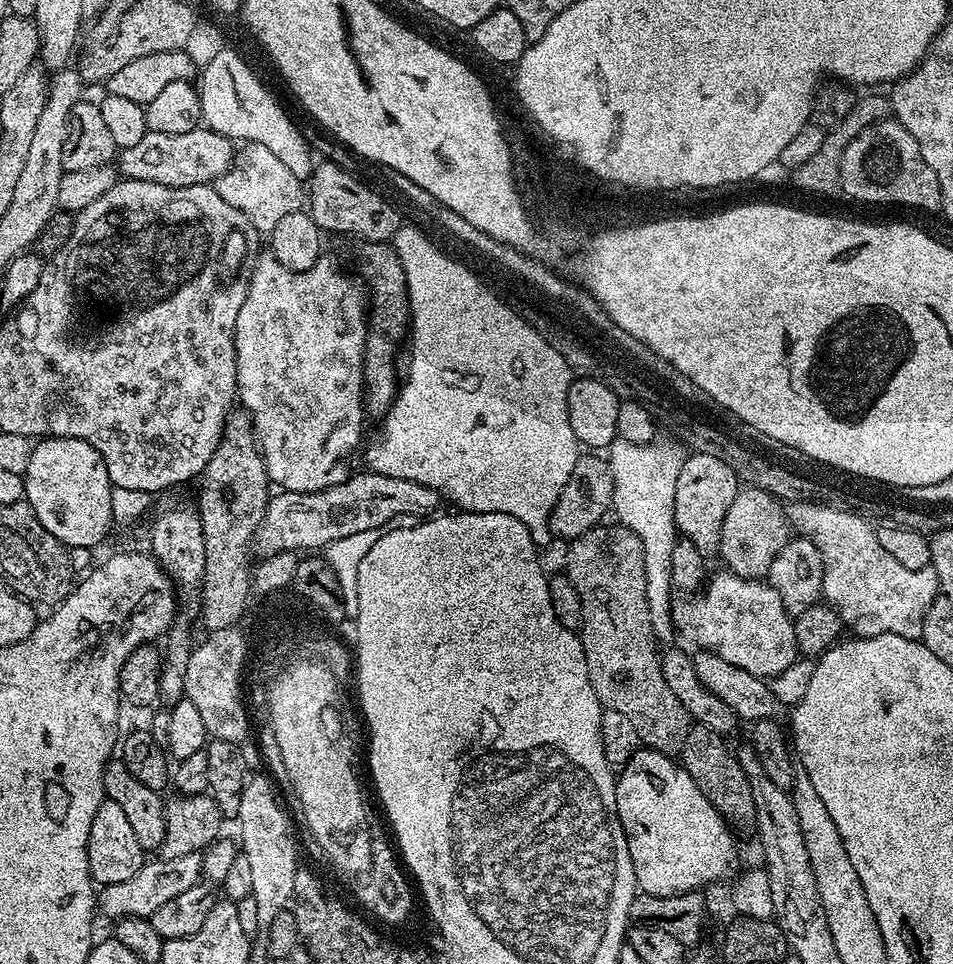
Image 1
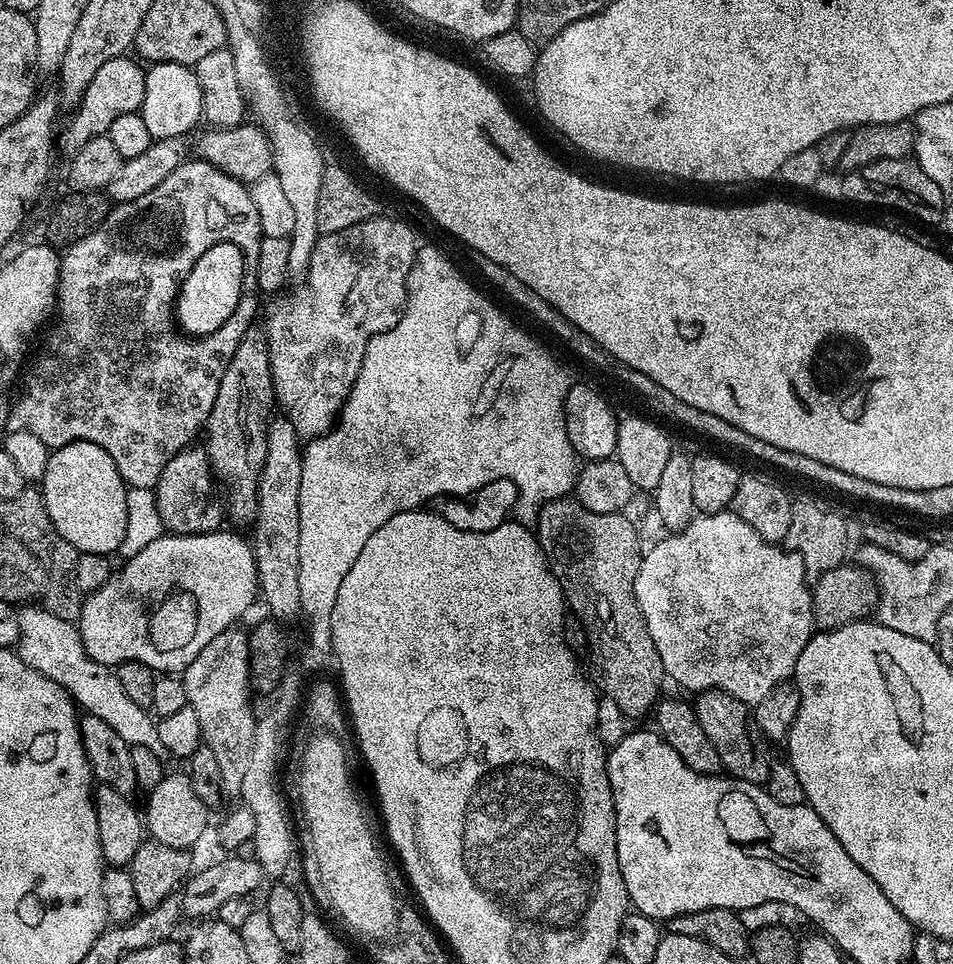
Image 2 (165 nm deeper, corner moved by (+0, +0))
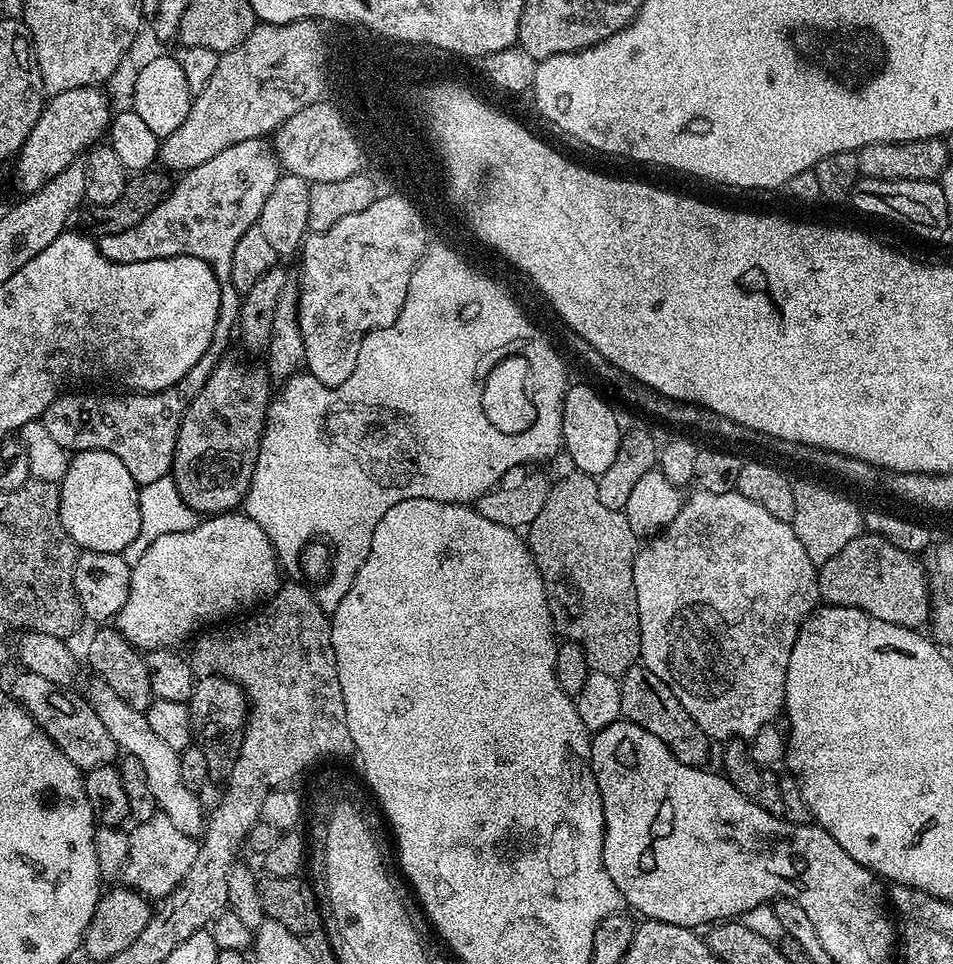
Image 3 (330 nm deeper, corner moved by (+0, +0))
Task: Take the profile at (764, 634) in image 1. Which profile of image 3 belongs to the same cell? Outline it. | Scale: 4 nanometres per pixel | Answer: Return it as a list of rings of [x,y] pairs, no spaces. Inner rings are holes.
[[[696,490],[696,491],[693,491],[693,493],[694,493],[694,494],[693,494],[693,496],[692,496],[692,497],[690,497],[690,495],[689,495],[689,496],[688,496],[688,497],[687,497],[687,499],[685,499],[685,500],[684,500],[684,501],[683,501],[683,504],[682,504],[682,506],[681,506],[681,509],[680,509],[680,510],[678,510],[678,514],[677,514],[677,516],[676,516],[676,517],[675,517],[675,518],[674,518],[674,520],[673,520],[673,521],[672,521],[672,522],[670,522],[670,524],[669,524],[669,525],[668,525],[668,527],[667,527],[667,528],[665,528],[665,529],[664,529],[664,530],[663,530],[663,531],[661,531],[661,532],[660,532],[660,534],[659,534],[659,535],[655,535],[655,536],[653,536],[653,537],[651,537],[651,539],[649,539],[649,540],[648,540],[648,541],[647,541],[647,543],[645,543],[645,544],[648,544],[648,545],[646,545],[646,546],[645,546],[645,548],[644,548],[644,545],[643,545],[643,547],[641,547],[641,548],[640,548],[640,549],[639,549],[639,551],[637,551],[637,554],[636,554],[636,561],[635,561],[635,562],[634,562],[634,566],[633,566],[633,567],[632,567],[632,569],[633,569],[633,570],[634,570],[634,590],[635,590],[635,591],[636,591],[636,597],[637,597],[637,598],[638,598],[638,626],[639,626],[639,627],[640,627],[640,660],[641,660],[641,661],[642,661],[642,663],[643,663],[643,665],[644,665],[644,667],[646,667],[646,668],[648,668],[648,669],[650,669],[650,671],[651,671],[651,672],[653,672],[653,673],[654,673],[654,674],[658,674],[658,678],[662,678],[662,682],[666,682],[666,686],[670,686],[670,690],[674,690],[674,698],[678,698],[678,702],[682,702],[682,706],[686,706],[686,714],[690,714],[690,718],[694,718],[694,722],[698,722],[698,726],[702,726],[702,730],[703,730],[703,731],[704,731],[704,732],[705,732],[705,734],[706,734],[706,735],[707,735],[707,736],[708,736],[708,738],[709,738],[709,741],[712,741],[712,742],[716,742],[716,740],[720,740],[720,741],[719,741],[719,742],[748,742],[748,741],[751,741],[751,739],[752,739],[752,737],[754,737],[754,736],[756,736],[756,735],[757,735],[757,734],[758,734],[758,732],[759,732],[759,731],[760,731],[760,730],[762,730],[762,729],[763,729],[763,728],[767,728],[767,727],[769,727],[769,725],[771,725],[771,724],[772,724],[772,723],[773,723],[773,721],[775,721],[775,720],[772,720],[772,719],[774,719],[774,718],[775,718],[775,716],[776,716],[776,715],[778,715],[778,714],[779,714],[779,712],[780,712],[780,715],[781,715],[781,712],[782,712],[782,709],[783,709],[783,708],[784,708],[784,691],[785,691],[785,690],[786,690],[786,666],[790,666],[790,650],[794,650],[794,638],[795,638],[795,637],[796,637],[796,635],[797,635],[797,634],[798,634],[798,630],[799,630],[799,629],[800,629],[800,628],[801,628],[801,627],[802,627],[802,625],[804,625],[804,620],[805,620],[805,618],[807,618],[807,616],[808,616],[808,614],[809,614],[809,612],[811,612],[811,611],[813,611],[813,609],[815,609],[815,608],[816,608],[816,607],[817,607],[817,604],[818,604],[818,601],[819,601],[819,600],[820,600],[820,587],[819,587],[819,586],[818,586],[818,582],[817,582],[817,581],[816,581],[816,573],[817,573],[817,571],[818,571],[818,568],[817,568],[817,565],[814,565],[814,564],[812,564],[812,563],[811,563],[811,562],[810,562],[810,554],[806,554],[806,550],[805,550],[805,548],[804,548],[804,547],[802,547],[802,542],[798,542],[798,534],[797,534],[797,533],[796,533],[796,531],[794,531],[794,529],[792,529],[792,526],[791,526],[791,523],[789,523],[789,521],[787,521],[787,520],[779,520],[779,519],[778,519],[778,518],[774,518],[774,514],[769,514],[769,512],[767,512],[767,511],[766,511],[766,510],[765,510],[765,509],[764,509],[764,507],[762,507],[762,506],[758,506],[758,502],[750,502],[750,498],[746,498],[746,497],[745,497],[745,496],[743,496],[743,494],[742,494],[742,493],[740,493],[740,492],[737,492],[737,491],[734,491],[734,492],[727,492],[727,493],[726,493],[726,494],[710,494],[710,493],[709,493],[709,492],[702,492],[702,491],[699,491],[699,490]]]

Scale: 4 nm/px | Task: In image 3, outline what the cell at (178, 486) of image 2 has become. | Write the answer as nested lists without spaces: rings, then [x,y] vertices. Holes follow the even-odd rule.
[[[228,354],[216,363],[216,369],[210,374],[210,378],[206,380],[206,386],[202,386],[202,390],[198,390],[198,394],[188,404],[186,411],[184,411],[184,417],[180,423],[178,438],[176,439],[176,449],[174,450],[170,475],[172,481],[178,486],[178,494],[182,498],[182,502],[186,502],[186,506],[193,508],[197,514],[203,514],[205,517],[209,517],[219,516],[221,512],[234,512],[243,505],[244,500],[248,497],[248,491],[252,485],[254,466],[256,465],[258,454],[260,453],[260,437],[264,434],[264,425],[268,419],[268,406],[270,403],[268,384],[270,385],[270,377],[267,367],[260,365],[259,368],[256,364],[239,364],[239,362],[232,357],[232,354]]]

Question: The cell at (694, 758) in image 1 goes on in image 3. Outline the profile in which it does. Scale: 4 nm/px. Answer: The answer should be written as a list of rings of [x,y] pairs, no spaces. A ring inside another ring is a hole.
[[[638,662],[633,668],[624,672],[619,683],[620,715],[623,719],[642,726],[642,730],[650,730],[650,734],[654,734],[658,742],[665,744],[670,754],[678,758],[678,762],[686,762],[686,766],[695,768],[703,768],[709,763],[707,761],[708,747],[710,747],[708,736],[702,730],[702,726],[698,726],[698,722],[694,722],[694,718],[686,714],[686,706],[682,706],[678,698],[674,698],[674,690],[670,690],[670,686],[666,686],[666,682],[658,678],[658,674],[654,674],[644,667],[643,663]]]

